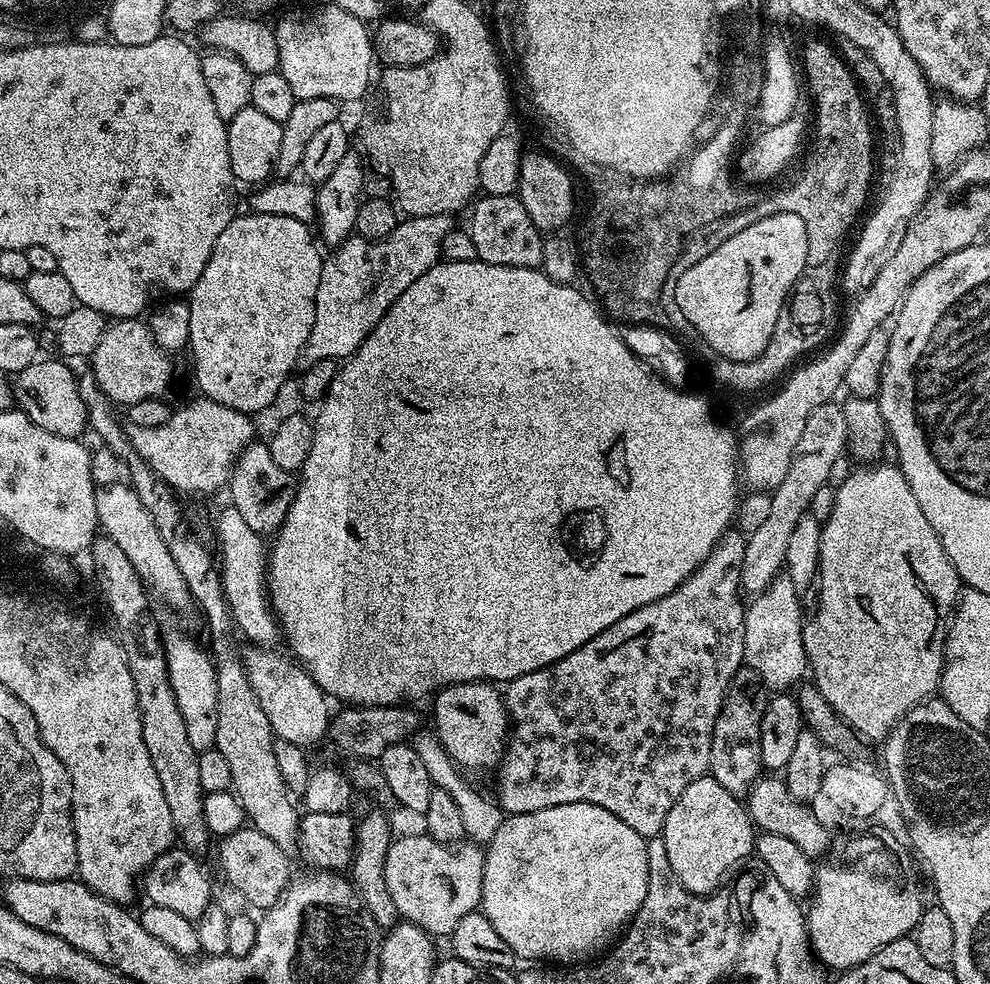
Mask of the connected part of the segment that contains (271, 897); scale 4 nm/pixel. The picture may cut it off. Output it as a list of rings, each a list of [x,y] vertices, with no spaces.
[[[245,826],[234,834],[223,837],[219,844],[216,860],[230,887],[237,888],[259,910],[267,910],[280,903],[280,897],[288,887],[293,873],[291,874],[292,868],[288,865],[289,853],[283,852],[274,838],[266,838],[266,834],[257,828]]]

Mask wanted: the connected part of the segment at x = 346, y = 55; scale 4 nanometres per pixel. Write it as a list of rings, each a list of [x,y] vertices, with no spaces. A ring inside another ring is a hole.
[[[324,2],[321,8],[304,8],[301,12],[288,12],[280,21],[275,21],[274,31],[278,44],[279,72],[290,82],[297,100],[306,98],[330,98],[337,102],[356,100],[368,88],[372,80],[374,65],[373,37],[370,28],[360,21],[354,12],[347,12],[331,2]]]

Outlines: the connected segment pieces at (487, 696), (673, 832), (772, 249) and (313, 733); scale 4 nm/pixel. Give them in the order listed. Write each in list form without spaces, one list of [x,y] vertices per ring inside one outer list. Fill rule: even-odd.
[[[483,680],[451,684],[435,693],[432,702],[431,727],[456,767],[460,770],[469,768],[472,772],[495,769],[504,757],[510,735],[508,708],[504,705],[501,689],[495,683]]]
[[[711,774],[698,778],[698,782],[690,782],[690,786],[682,790],[682,798],[678,798],[670,814],[666,814],[662,835],[670,870],[674,870],[678,882],[696,896],[709,896],[721,887],[733,871],[731,868],[753,855],[757,837],[747,807]]]
[[[770,214],[746,230],[728,234],[716,250],[678,278],[679,308],[711,351],[731,360],[752,360],[762,354],[797,280],[809,267],[807,229],[798,214]]]
[[[248,646],[248,649],[243,649],[242,659],[248,681],[258,698],[258,706],[262,706],[270,722],[273,737],[294,742],[305,750],[311,749],[311,744],[325,739],[330,723],[329,701],[314,678],[310,678],[310,674],[295,659],[287,655],[278,656],[272,651],[264,646]]]

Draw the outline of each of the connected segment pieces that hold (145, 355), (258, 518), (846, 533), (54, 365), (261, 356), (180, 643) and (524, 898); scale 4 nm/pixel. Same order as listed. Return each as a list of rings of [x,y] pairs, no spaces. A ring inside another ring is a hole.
[[[120,318],[115,322],[109,323],[105,327],[102,338],[98,342],[95,350],[90,357],[90,375],[102,386],[104,393],[112,399],[113,405],[127,406],[134,402],[142,402],[142,398],[158,396],[167,397],[168,387],[172,384],[172,364],[168,361],[169,353],[164,351],[156,344],[152,337],[152,329],[140,318]]]
[[[253,442],[240,451],[236,465],[232,467],[232,476],[227,482],[226,492],[232,495],[231,507],[242,514],[242,519],[262,538],[271,537],[284,524],[286,514],[296,497],[298,480],[293,473],[282,470],[270,458],[267,443]]]
[[[872,462],[860,466],[857,472],[852,472],[836,488],[834,506],[830,514],[822,521],[820,530],[820,570],[818,585],[820,593],[816,596],[816,613],[803,621],[806,658],[811,679],[816,689],[830,702],[830,706],[855,730],[856,735],[865,741],[883,741],[894,725],[902,719],[916,704],[937,695],[942,670],[944,669],[944,643],[948,637],[948,626],[952,613],[956,611],[956,602],[962,591],[962,581],[955,566],[950,562],[938,534],[934,534],[934,526],[926,522],[926,514],[922,514],[922,506],[918,506],[918,498],[914,498],[914,490],[910,490],[910,482],[902,474],[895,463],[880,464]]]
[[[37,358],[26,370],[15,373],[10,384],[15,407],[25,412],[34,426],[42,426],[42,430],[50,430],[50,434],[71,440],[83,437],[88,428],[88,415],[86,402],[82,402],[82,394],[78,394],[77,373],[72,373],[63,359],[44,359]]]
[[[249,211],[247,215],[233,215],[226,230],[218,234],[210,262],[206,262],[202,278],[198,278],[187,297],[190,314],[187,347],[192,350],[196,384],[207,399],[235,412],[257,414],[275,402],[280,387],[296,368],[306,338],[310,338],[322,252],[307,224],[274,214]]]
[[[172,632],[163,637],[164,657],[168,659],[170,686],[176,695],[178,710],[186,722],[186,734],[197,753],[206,751],[216,743],[218,730],[218,690],[216,689],[216,665],[209,653],[204,652],[188,636]]]
[[[574,802],[566,806],[550,806],[546,810],[538,810],[530,814],[509,815],[498,826],[498,834],[486,846],[484,854],[484,877],[482,878],[482,898],[480,908],[486,918],[490,918],[490,926],[498,930],[502,942],[510,946],[510,950],[524,962],[551,962],[556,966],[580,966],[592,962],[601,954],[607,953],[615,945],[618,937],[632,923],[633,916],[642,906],[642,898],[646,898],[648,889],[648,871],[646,870],[646,850],[648,845],[645,837],[639,836],[622,818],[614,818],[610,810],[602,806],[594,806],[586,802]]]

